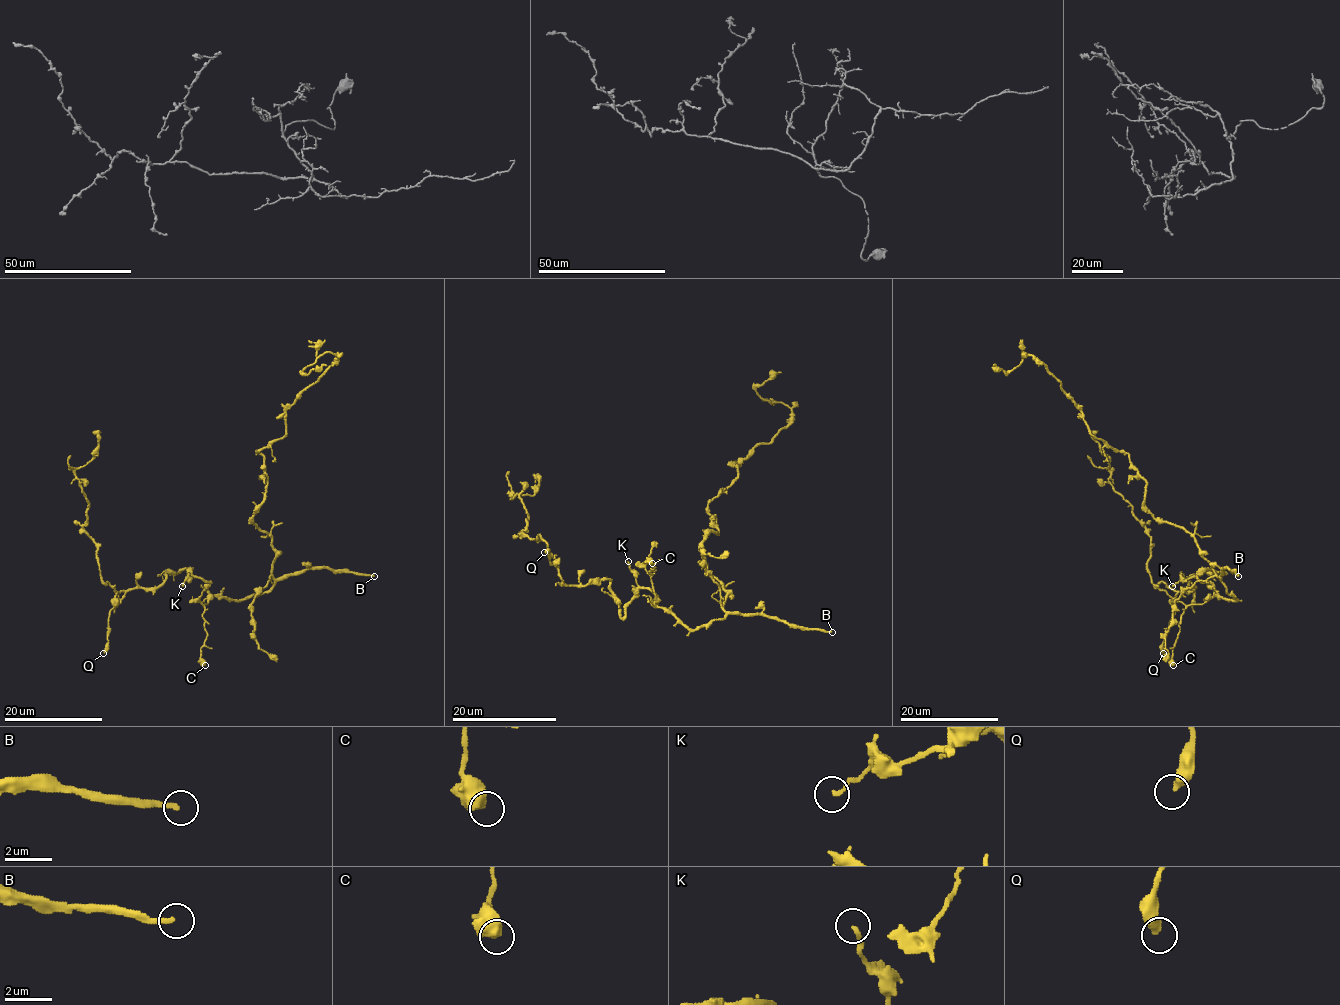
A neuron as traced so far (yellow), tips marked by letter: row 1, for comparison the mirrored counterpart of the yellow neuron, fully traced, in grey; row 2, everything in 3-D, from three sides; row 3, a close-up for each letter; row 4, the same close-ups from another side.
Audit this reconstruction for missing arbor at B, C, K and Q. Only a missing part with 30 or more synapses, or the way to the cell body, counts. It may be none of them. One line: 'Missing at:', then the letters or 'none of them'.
Missing at: B

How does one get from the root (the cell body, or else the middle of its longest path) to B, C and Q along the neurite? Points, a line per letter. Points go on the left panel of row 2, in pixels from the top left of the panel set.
B: (255, 595), (266, 592), (279, 579), (309, 568), (342, 570), (374, 576)
C: (255, 595), (238, 600), (208, 597), (203, 614), (206, 637), (200, 649), (200, 658), (205, 665)
Q: (255, 595), (228, 600), (213, 595), (210, 583), (186, 568), (167, 572), (156, 587), (116, 593), (103, 653)

